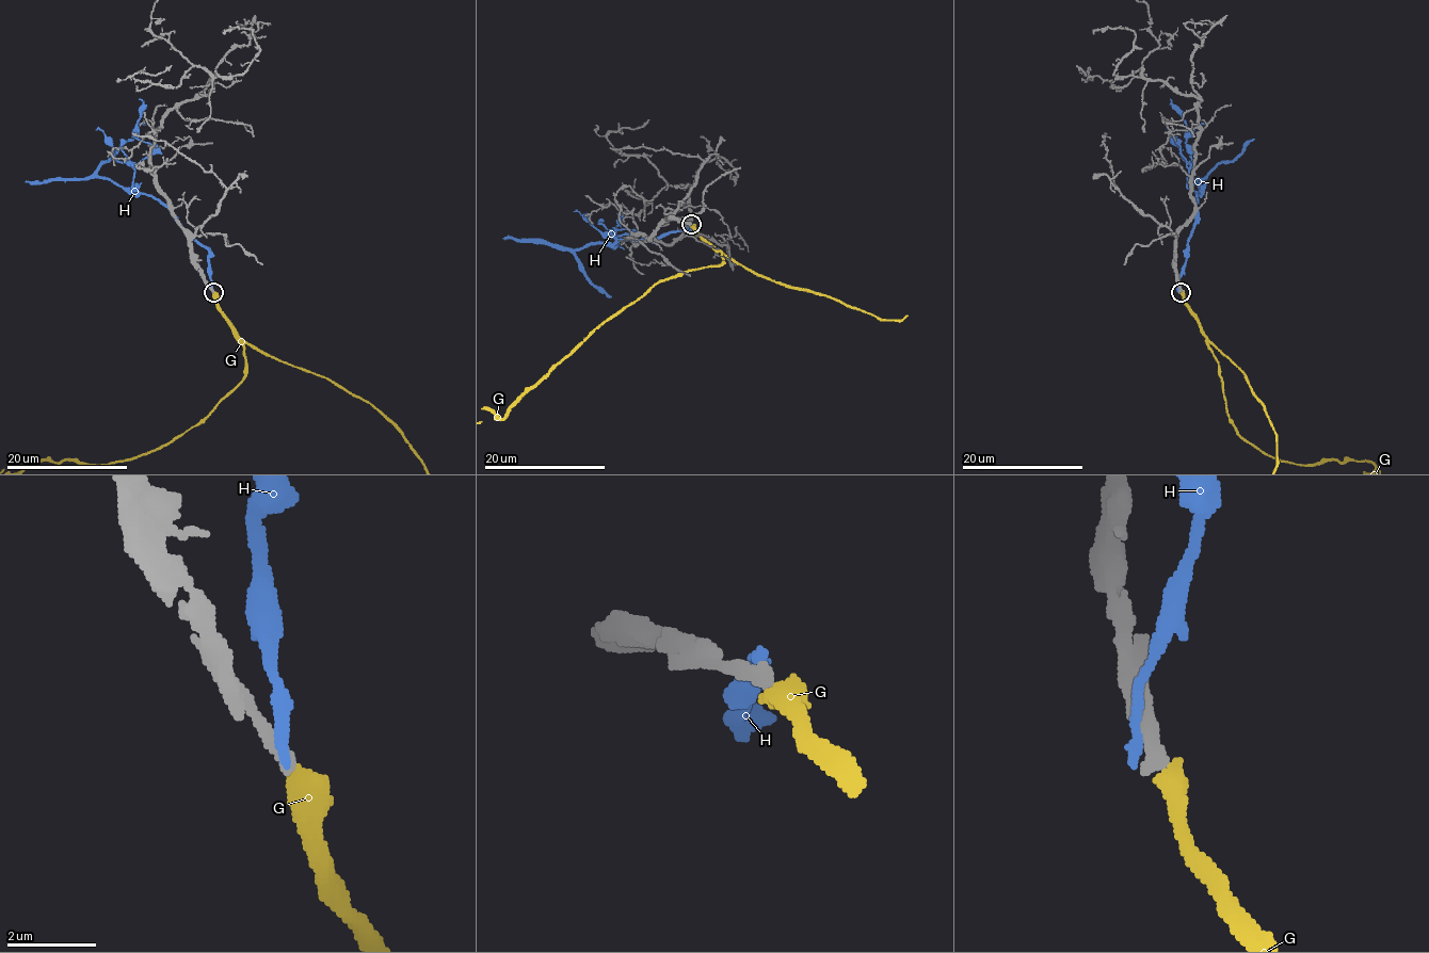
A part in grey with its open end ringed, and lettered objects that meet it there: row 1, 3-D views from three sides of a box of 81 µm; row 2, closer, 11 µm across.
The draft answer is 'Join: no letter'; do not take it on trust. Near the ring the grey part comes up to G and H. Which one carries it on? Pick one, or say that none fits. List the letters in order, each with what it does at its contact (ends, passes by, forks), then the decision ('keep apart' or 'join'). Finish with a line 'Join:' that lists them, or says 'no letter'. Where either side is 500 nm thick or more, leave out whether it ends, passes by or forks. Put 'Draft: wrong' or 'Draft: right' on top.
Draft: right
G: keep apart
H: it ends there; keep apart
Join: no letter

